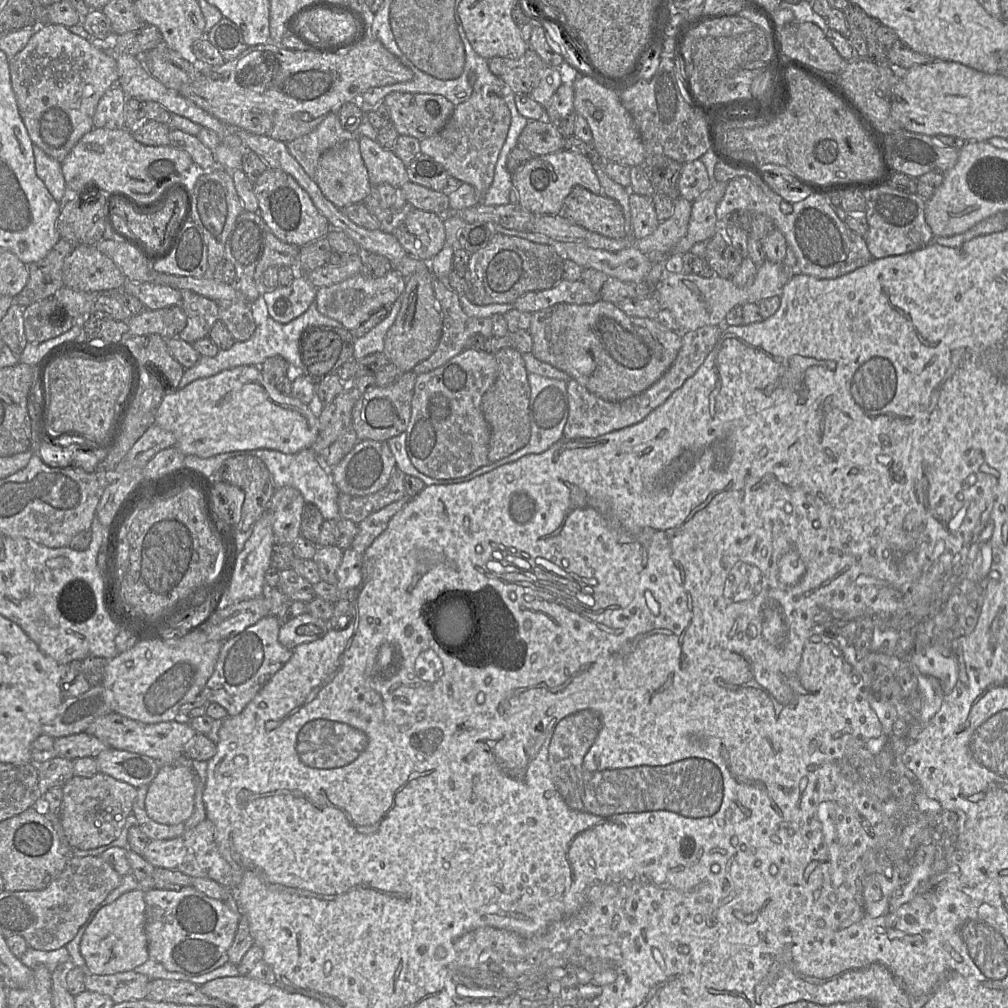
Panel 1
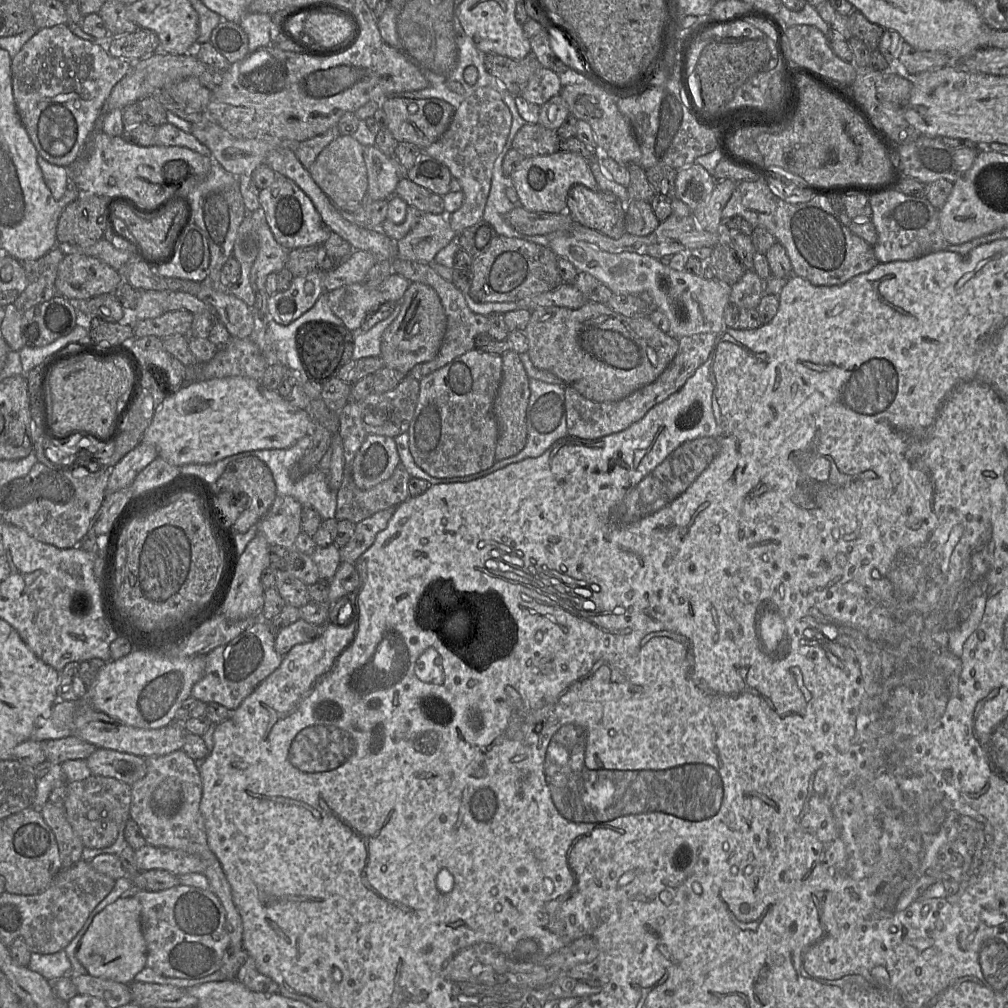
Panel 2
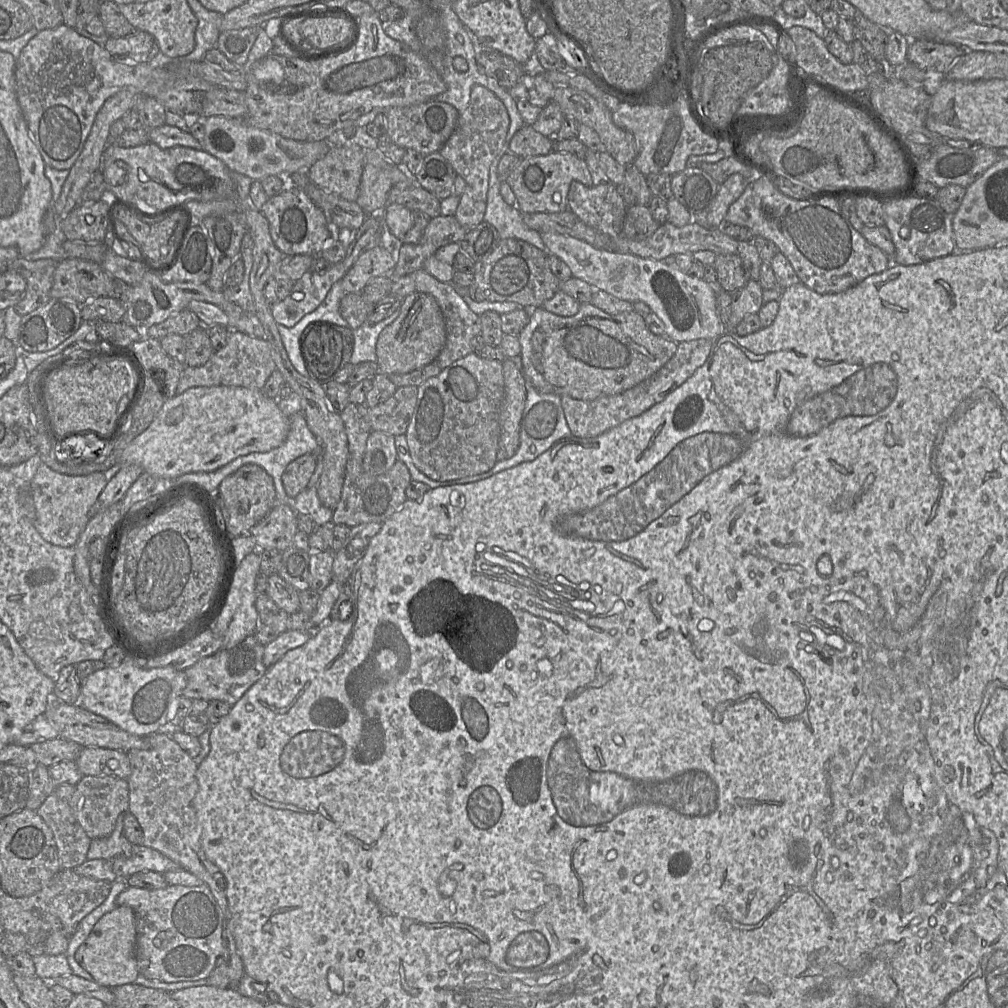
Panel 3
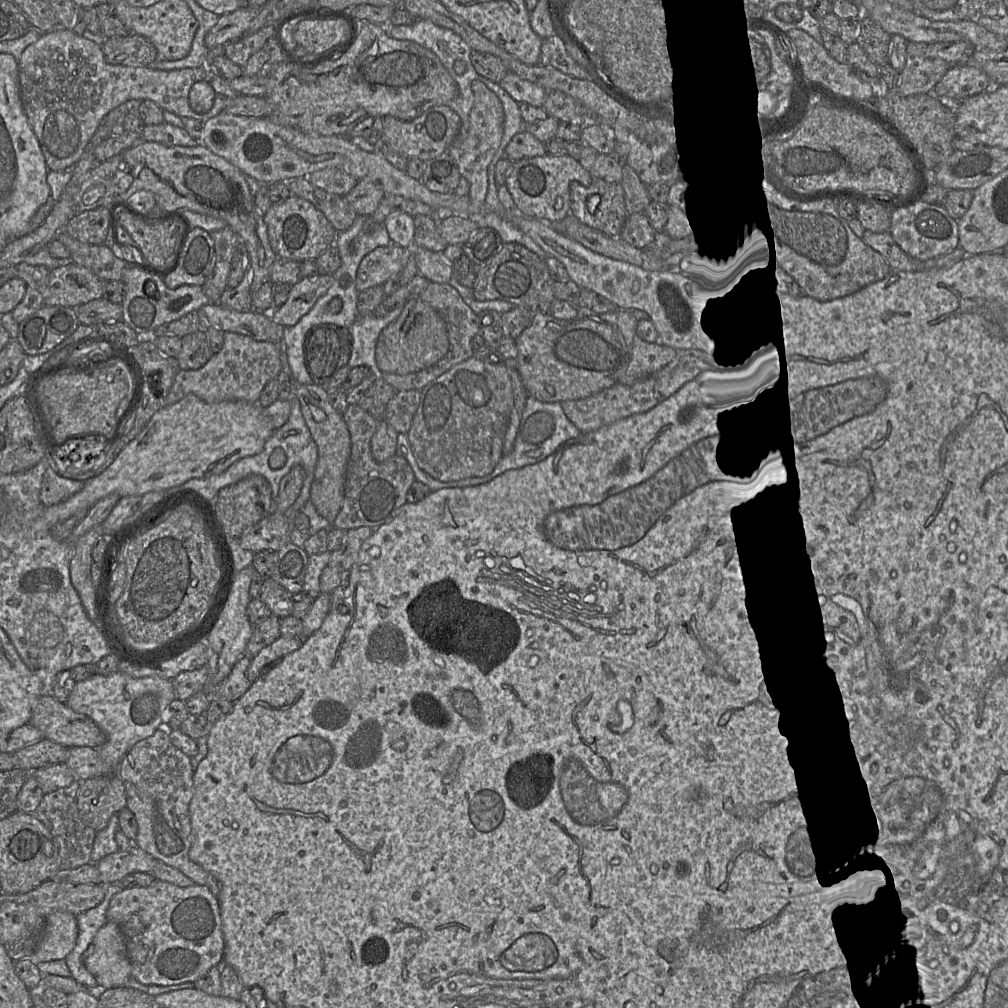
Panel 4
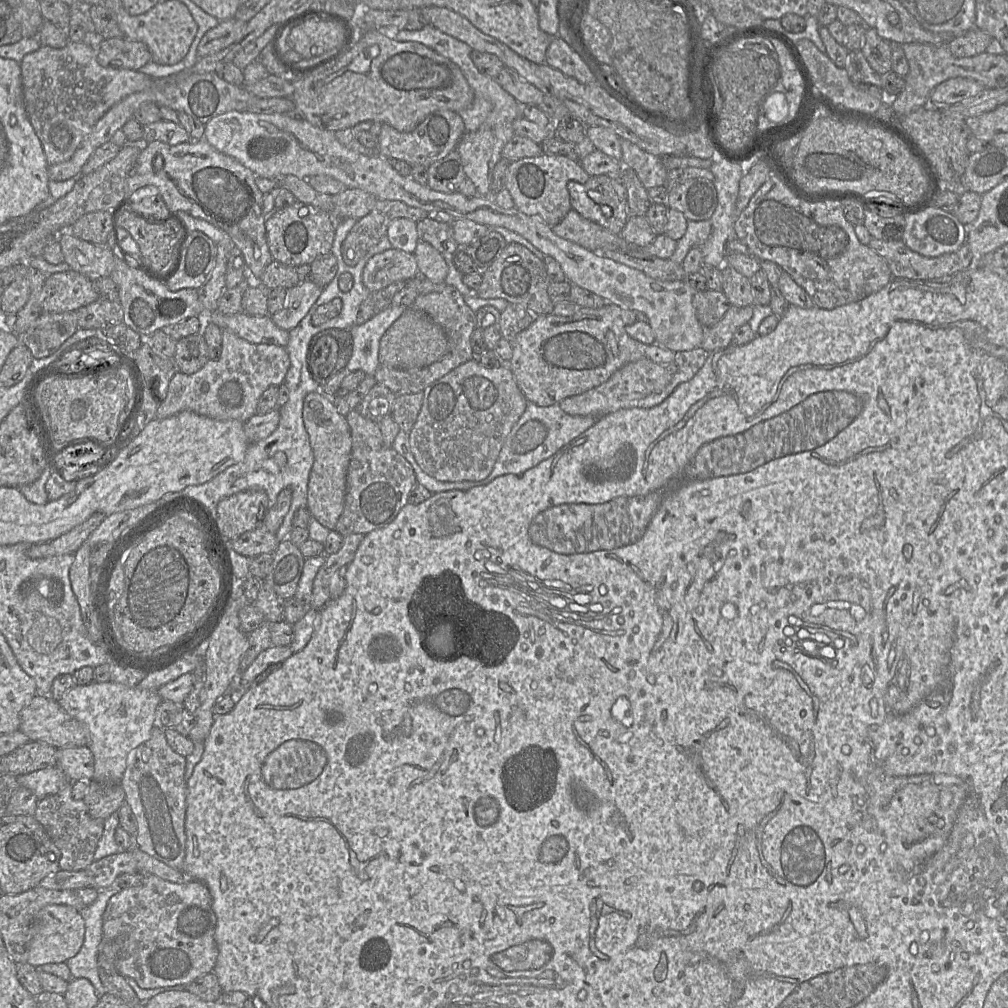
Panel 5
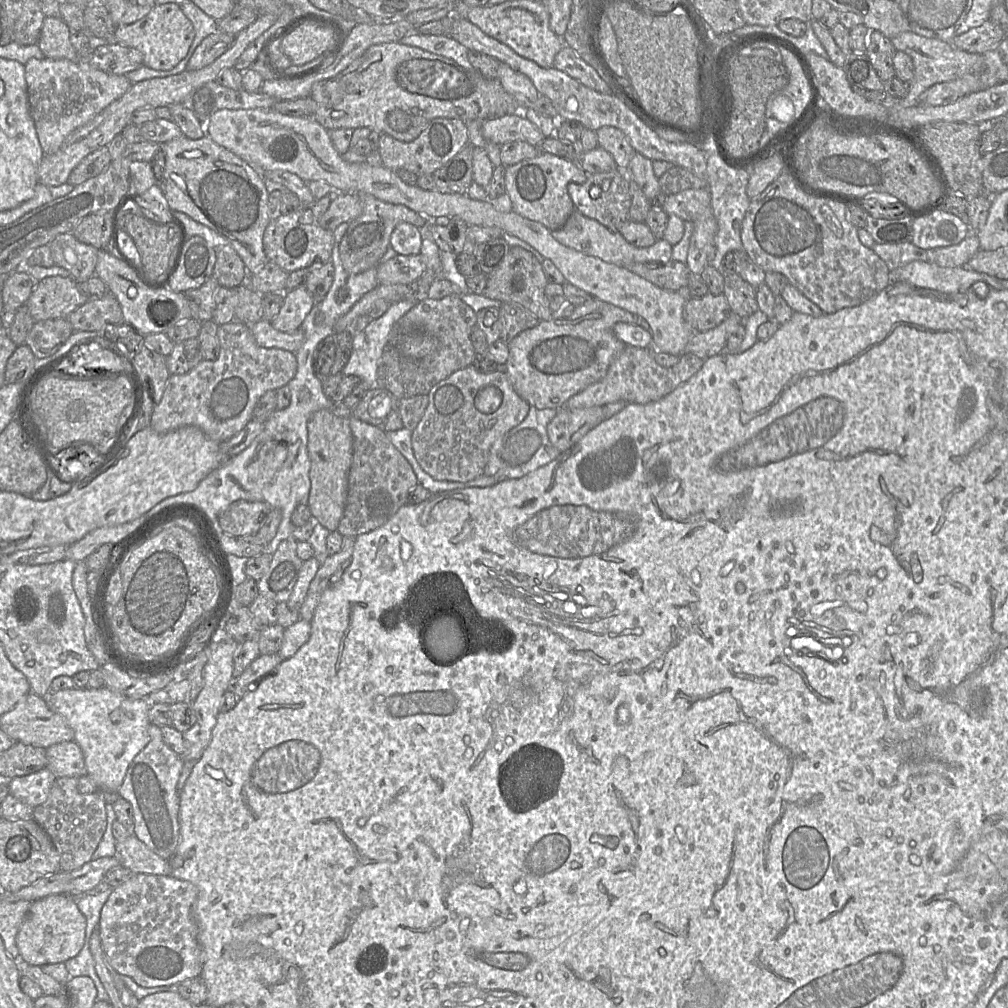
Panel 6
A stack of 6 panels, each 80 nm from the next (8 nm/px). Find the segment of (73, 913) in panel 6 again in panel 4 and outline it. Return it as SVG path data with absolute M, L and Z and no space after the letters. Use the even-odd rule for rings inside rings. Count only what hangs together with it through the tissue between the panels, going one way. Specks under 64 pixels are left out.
M65 911L53 912L45 920L41 939L31 960L37 965L65 959L75 947L77 937L77 917Z

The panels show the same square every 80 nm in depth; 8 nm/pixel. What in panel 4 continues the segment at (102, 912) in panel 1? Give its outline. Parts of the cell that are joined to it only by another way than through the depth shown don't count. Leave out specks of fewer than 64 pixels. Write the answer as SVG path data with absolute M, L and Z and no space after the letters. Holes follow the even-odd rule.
M107 921L98 930L82 954L82 962L101 989L123 986L131 978L125 939L115 922Z

